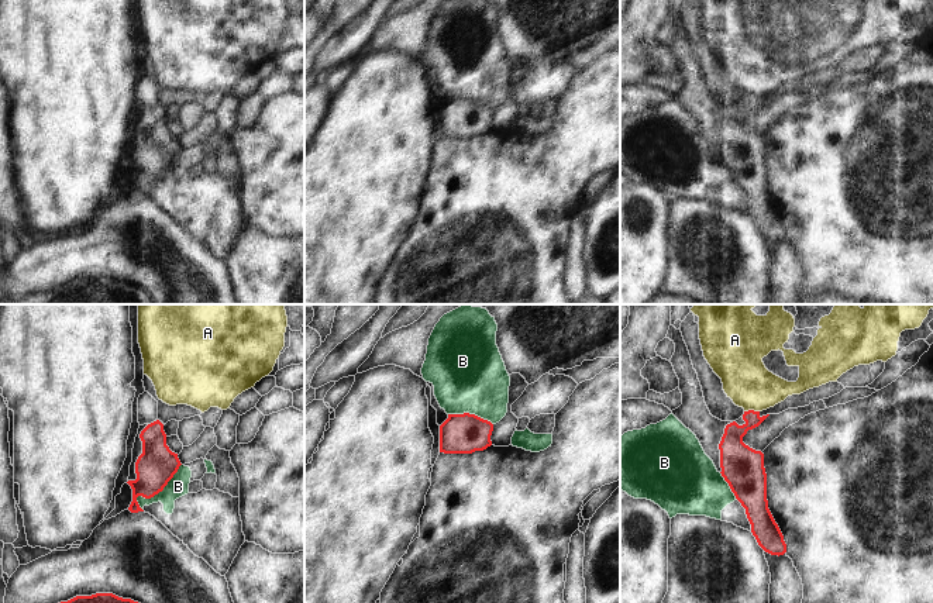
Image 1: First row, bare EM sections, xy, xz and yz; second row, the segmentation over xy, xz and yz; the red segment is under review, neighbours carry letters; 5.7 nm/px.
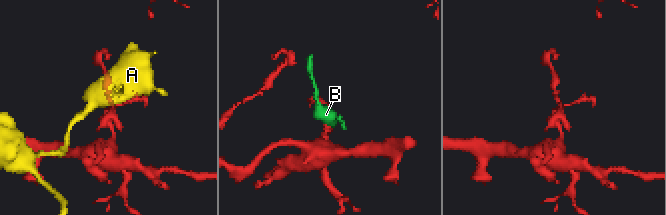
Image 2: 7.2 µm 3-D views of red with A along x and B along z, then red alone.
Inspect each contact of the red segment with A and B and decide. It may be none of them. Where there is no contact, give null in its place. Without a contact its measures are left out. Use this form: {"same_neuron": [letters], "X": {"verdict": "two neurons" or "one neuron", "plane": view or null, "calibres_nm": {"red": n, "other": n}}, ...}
{"same_neuron": [], "A": {"verdict": "two neurons", "plane": "yz", "calibres_nm": {"red": 150, "other": 280}}, "B": {"verdict": "two neurons", "plane": "xy", "calibres_nm": {"red": 220, "other": 120}}}

